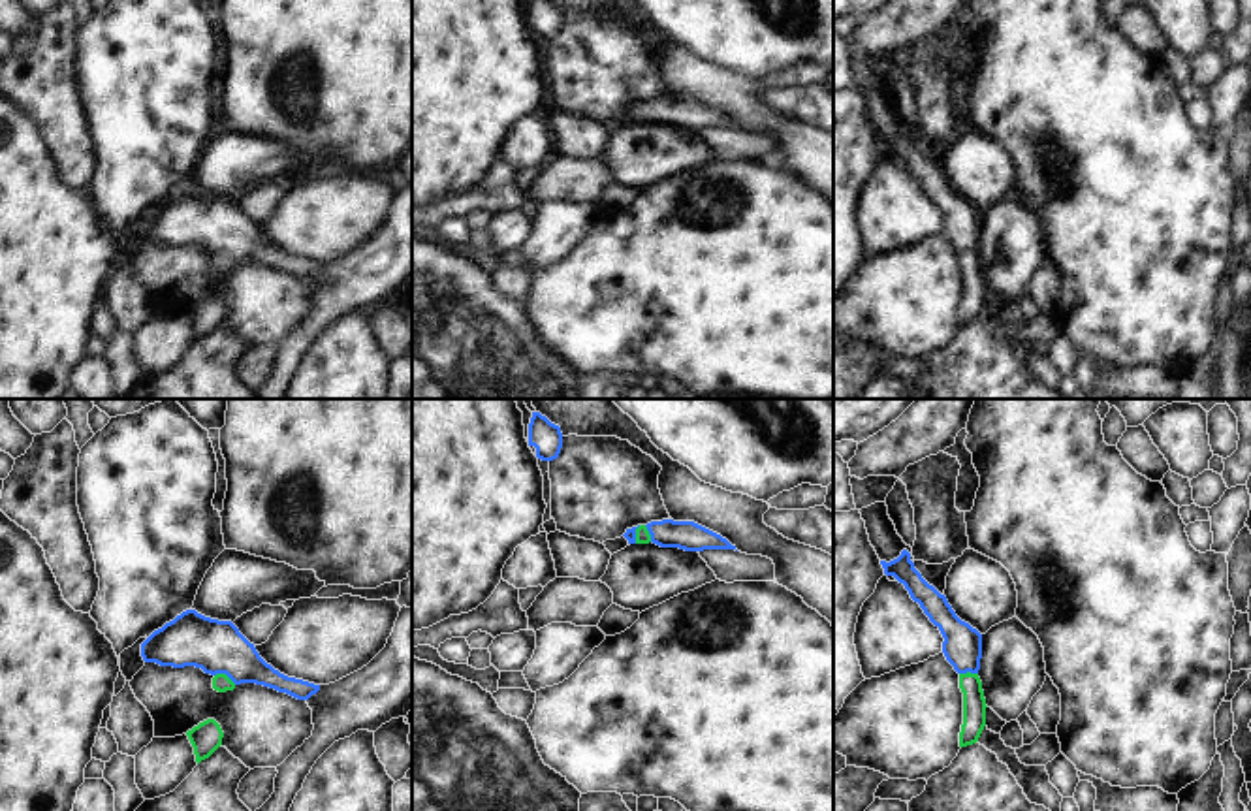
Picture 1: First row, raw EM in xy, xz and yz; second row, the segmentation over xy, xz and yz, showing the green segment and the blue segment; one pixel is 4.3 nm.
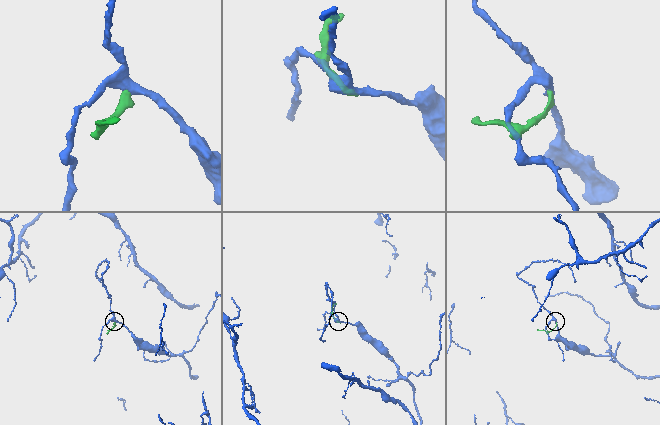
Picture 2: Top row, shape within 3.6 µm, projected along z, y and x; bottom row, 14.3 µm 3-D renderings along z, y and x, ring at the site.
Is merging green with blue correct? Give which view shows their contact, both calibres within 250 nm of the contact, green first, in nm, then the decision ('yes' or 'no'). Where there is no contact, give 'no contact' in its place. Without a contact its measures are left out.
contact in xy; calibres 80 and 220 nm; yes

